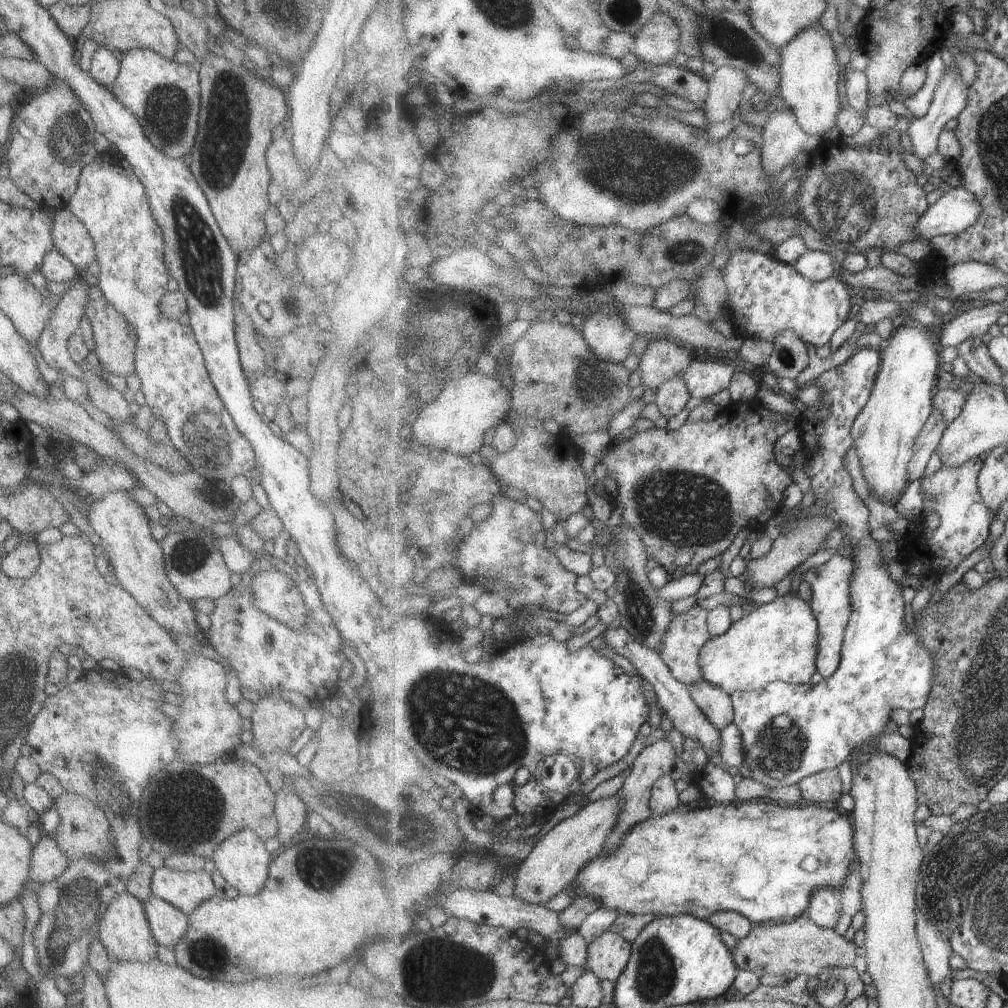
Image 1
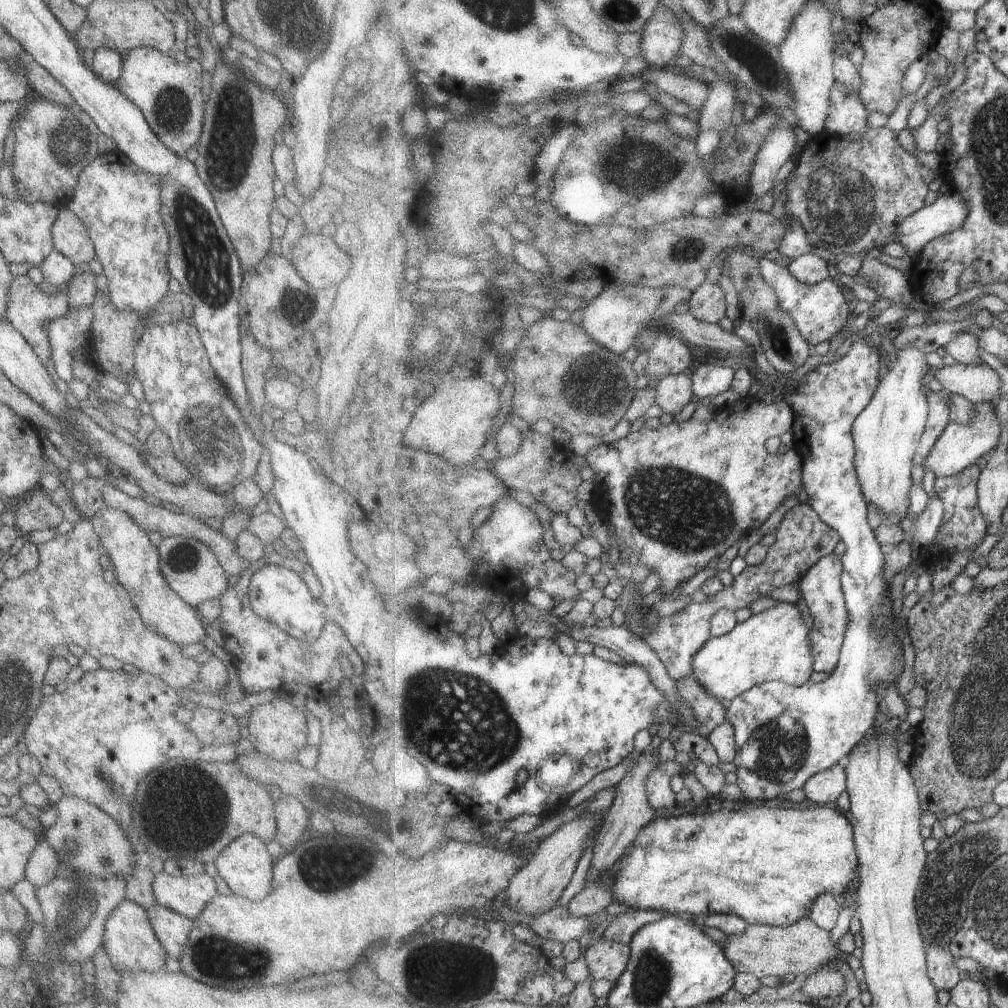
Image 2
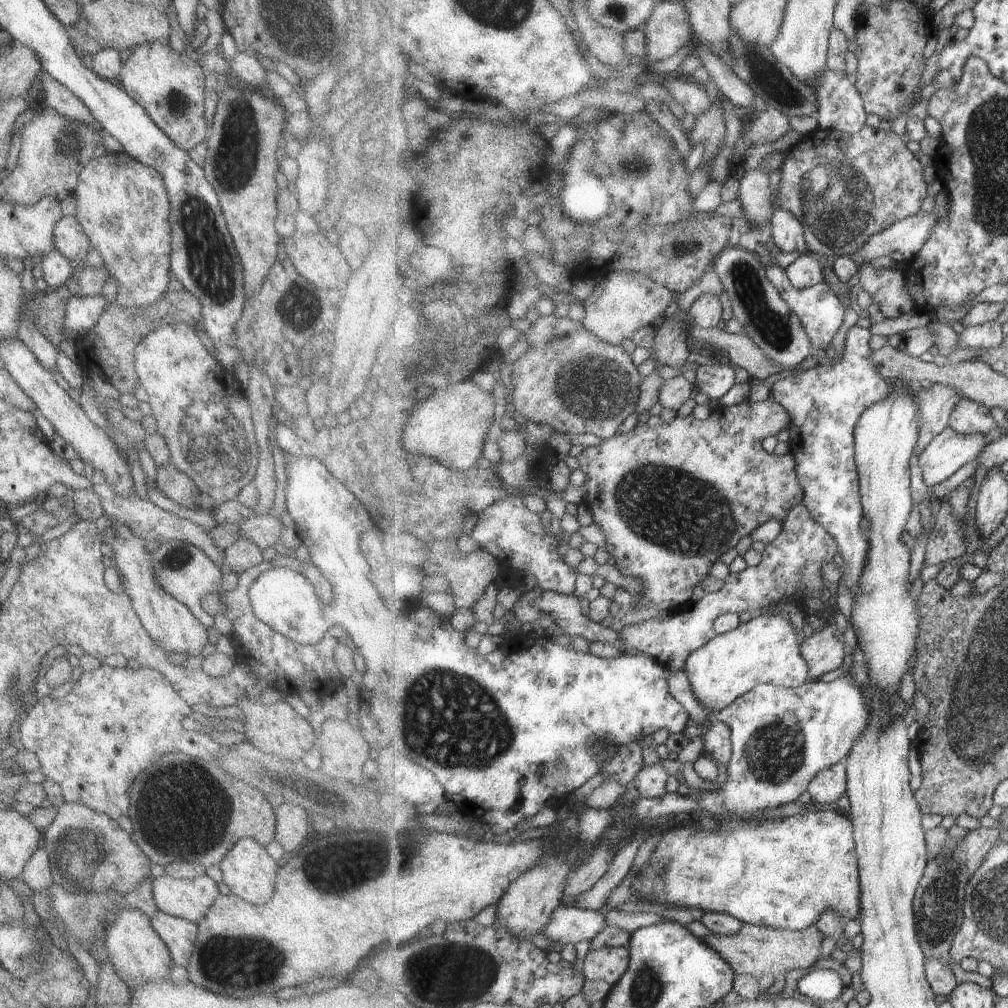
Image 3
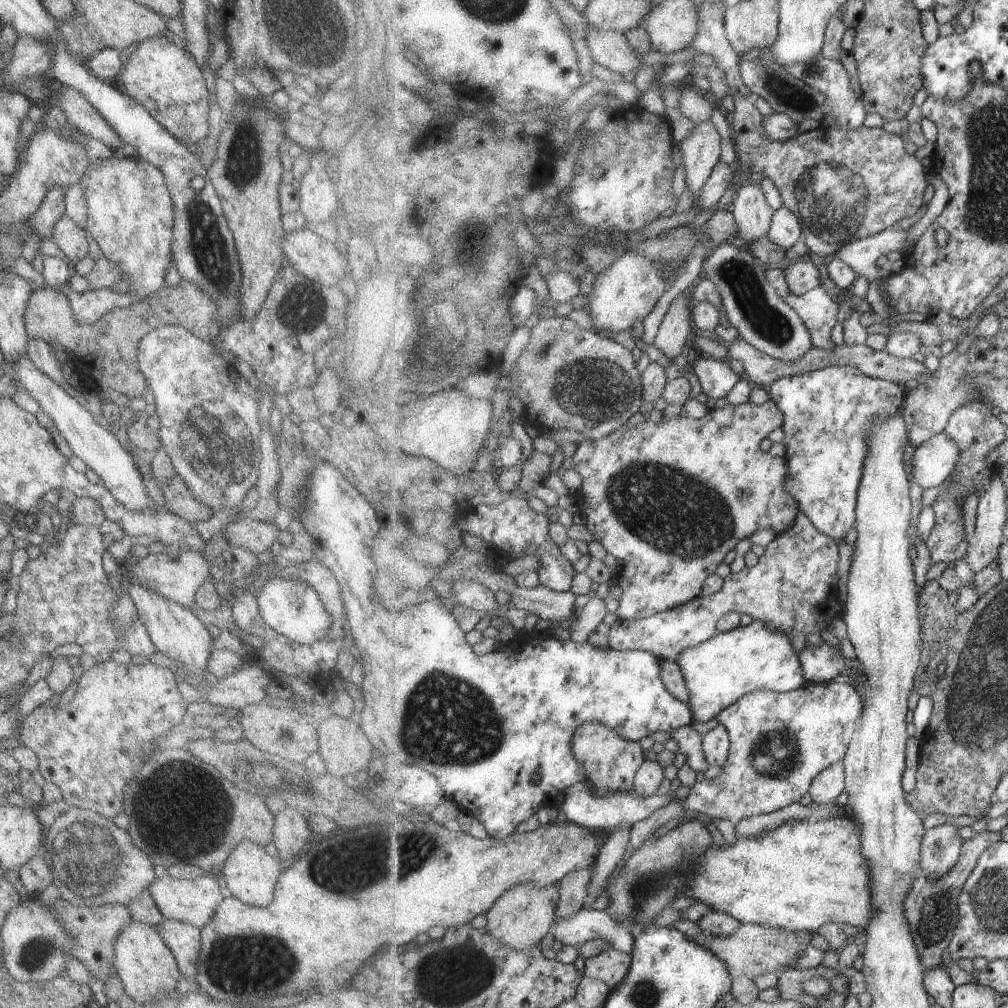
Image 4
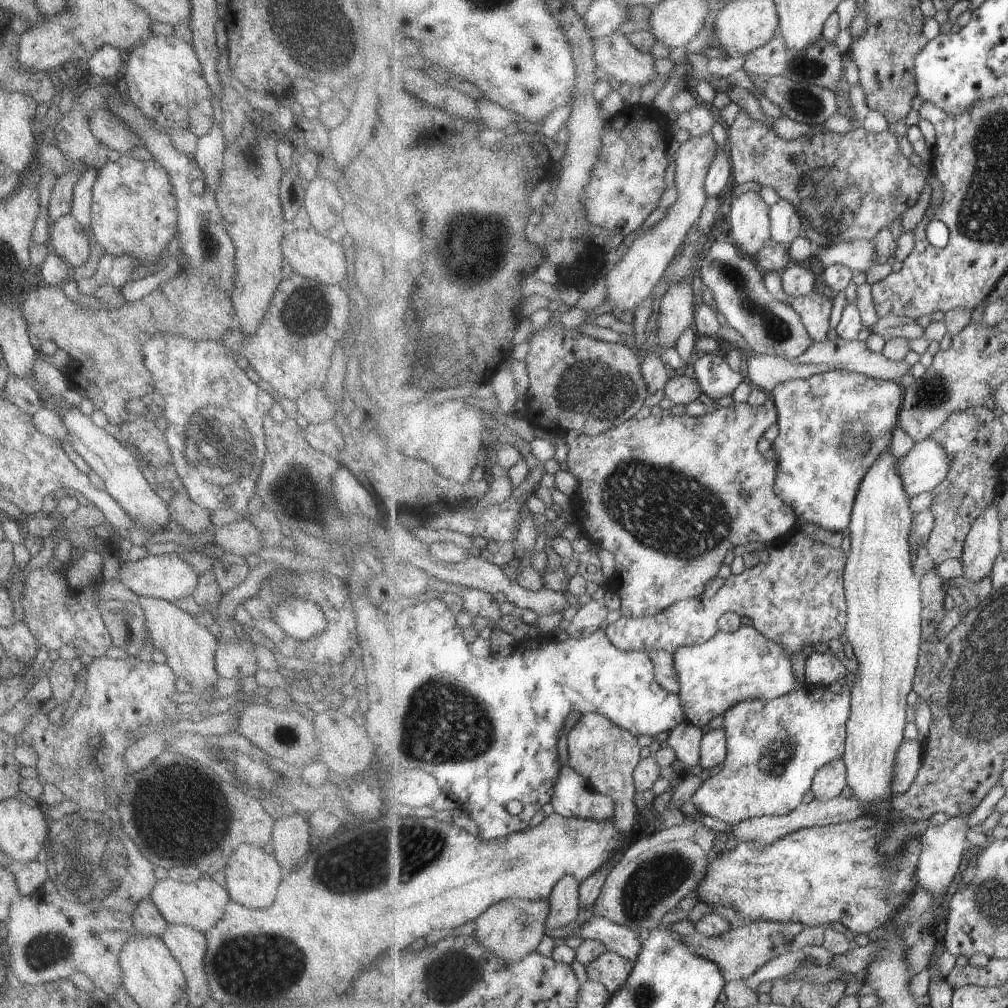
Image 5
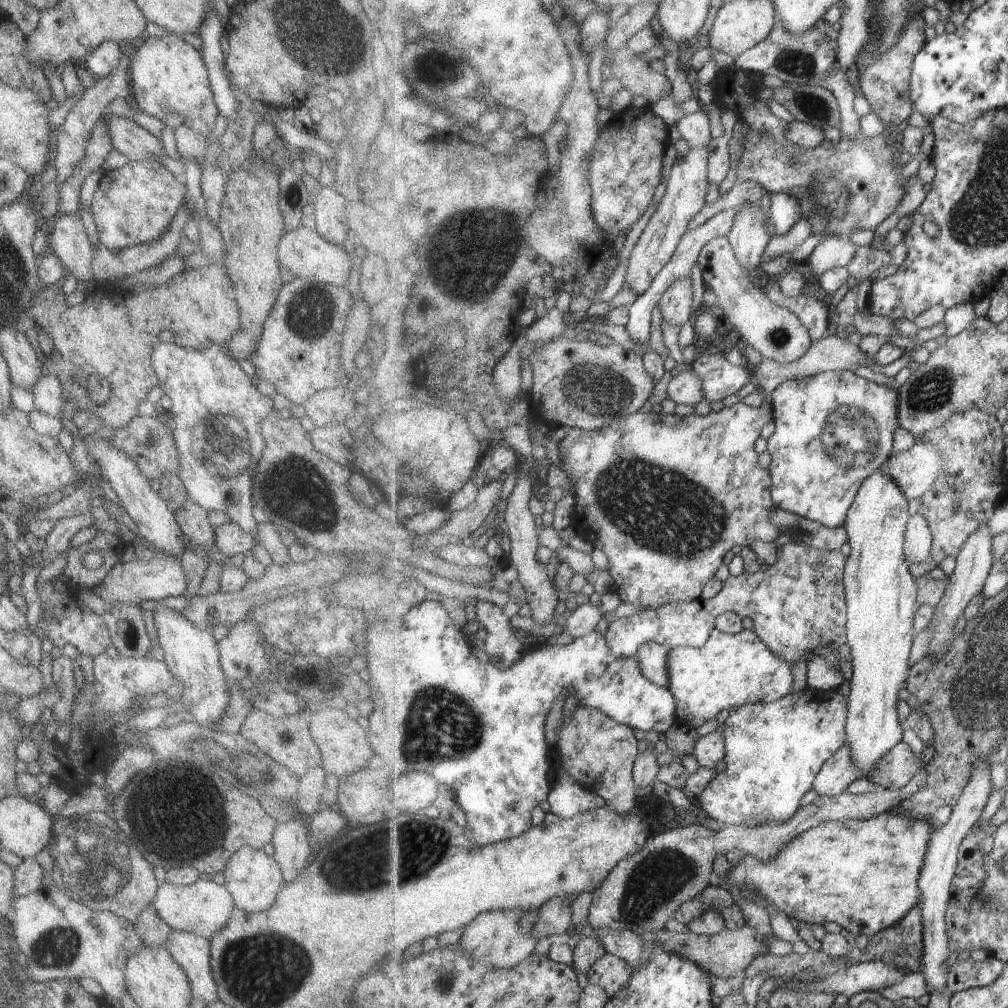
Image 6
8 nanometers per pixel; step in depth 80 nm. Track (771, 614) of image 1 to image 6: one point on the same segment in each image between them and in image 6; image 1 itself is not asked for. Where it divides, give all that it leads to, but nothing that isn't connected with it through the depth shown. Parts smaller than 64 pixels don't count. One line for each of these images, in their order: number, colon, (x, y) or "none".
2: (774, 645)
3: (764, 650)
4: (729, 666)
5: (730, 668)
6: (730, 670)

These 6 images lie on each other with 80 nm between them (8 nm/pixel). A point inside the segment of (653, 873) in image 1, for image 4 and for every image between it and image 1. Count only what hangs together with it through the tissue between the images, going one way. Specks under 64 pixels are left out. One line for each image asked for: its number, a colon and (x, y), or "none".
2: (769, 866)
3: (785, 874)
4: (803, 875)

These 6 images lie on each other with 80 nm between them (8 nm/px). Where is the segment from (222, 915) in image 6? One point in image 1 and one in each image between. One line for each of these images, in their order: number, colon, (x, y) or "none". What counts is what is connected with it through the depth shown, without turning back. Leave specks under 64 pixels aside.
1: (185, 891)
2: (186, 896)
3: (189, 899)
4: (193, 901)
5: (199, 904)

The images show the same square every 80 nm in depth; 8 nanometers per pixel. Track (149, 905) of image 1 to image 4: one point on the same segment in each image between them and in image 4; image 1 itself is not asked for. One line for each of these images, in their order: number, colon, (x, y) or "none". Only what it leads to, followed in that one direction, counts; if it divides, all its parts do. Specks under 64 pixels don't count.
2: (171, 929)
3: (177, 934)
4: (183, 940)

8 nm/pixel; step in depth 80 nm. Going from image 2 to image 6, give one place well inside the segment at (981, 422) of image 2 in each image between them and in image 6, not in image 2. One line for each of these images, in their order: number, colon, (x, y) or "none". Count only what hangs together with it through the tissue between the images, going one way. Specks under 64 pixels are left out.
3: (950, 450)
4: (933, 461)
5: (922, 469)
6: (916, 470)

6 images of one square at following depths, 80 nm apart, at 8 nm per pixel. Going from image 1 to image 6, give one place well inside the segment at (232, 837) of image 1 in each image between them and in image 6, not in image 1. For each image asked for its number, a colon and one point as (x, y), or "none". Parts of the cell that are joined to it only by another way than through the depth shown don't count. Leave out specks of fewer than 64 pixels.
2: (244, 865)
3: (248, 871)
4: (250, 874)
5: (251, 876)
6: (252, 878)

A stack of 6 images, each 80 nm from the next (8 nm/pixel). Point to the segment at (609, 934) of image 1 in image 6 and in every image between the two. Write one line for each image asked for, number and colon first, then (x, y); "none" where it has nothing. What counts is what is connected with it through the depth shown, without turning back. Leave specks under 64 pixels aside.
2: (607, 960)
3: (609, 964)
4: (612, 966)
5: (611, 969)
6: (613, 974)

